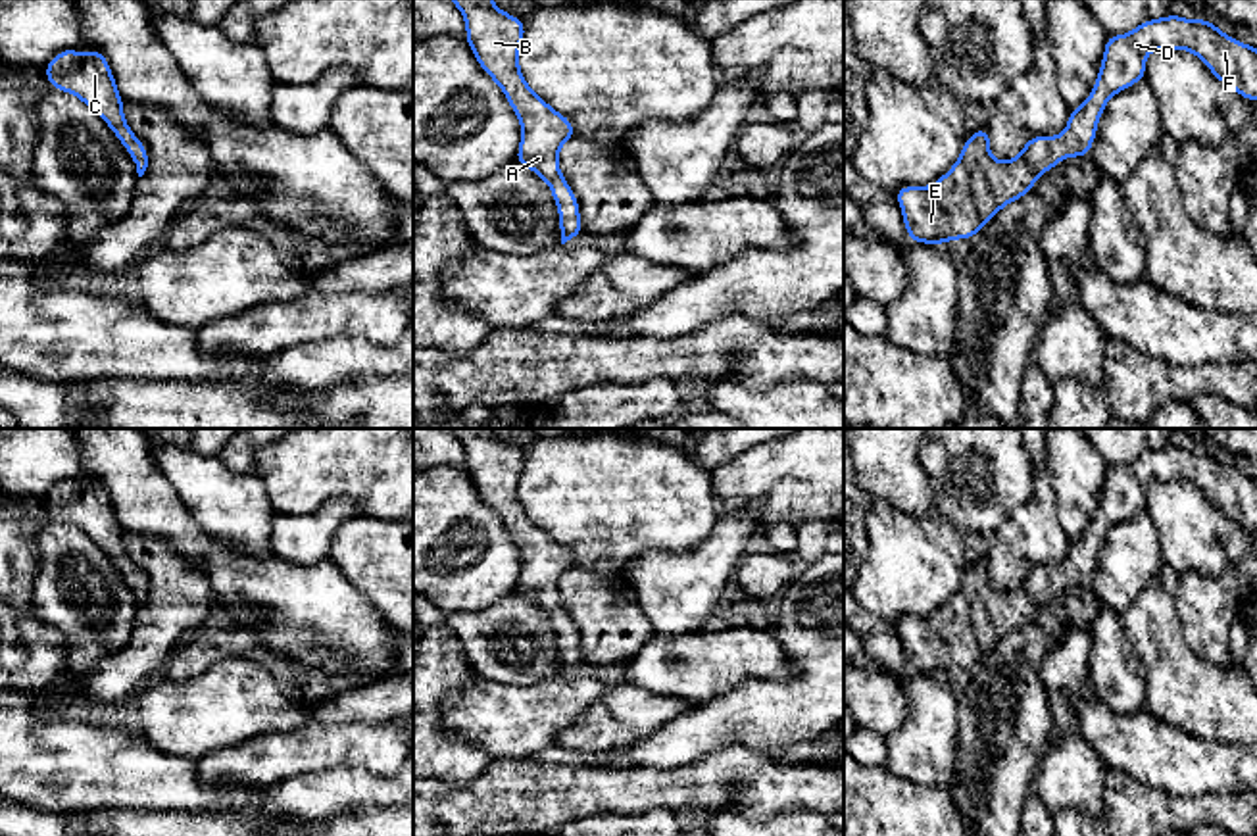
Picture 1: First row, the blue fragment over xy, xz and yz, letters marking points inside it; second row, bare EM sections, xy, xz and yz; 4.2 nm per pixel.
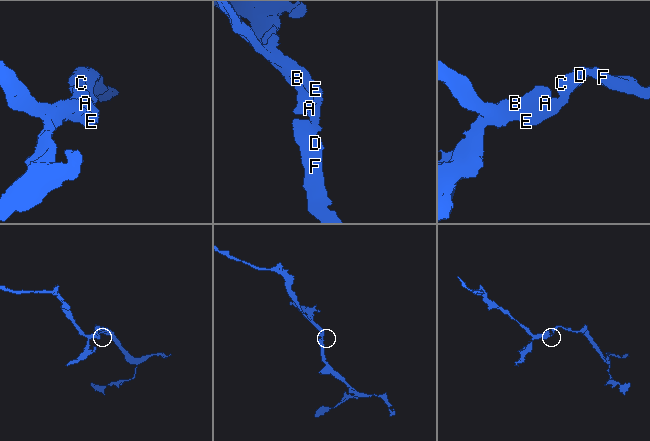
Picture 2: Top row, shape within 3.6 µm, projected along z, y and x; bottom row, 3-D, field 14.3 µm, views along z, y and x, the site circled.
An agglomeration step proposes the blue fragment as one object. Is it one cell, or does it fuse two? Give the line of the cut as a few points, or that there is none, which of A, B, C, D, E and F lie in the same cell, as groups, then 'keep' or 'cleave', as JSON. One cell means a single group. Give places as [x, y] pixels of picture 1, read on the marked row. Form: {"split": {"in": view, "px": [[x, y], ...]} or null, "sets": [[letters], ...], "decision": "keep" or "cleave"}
{"split": null, "sets": [["A", "B", "C", "D", "E", "F"]], "decision": "keep"}

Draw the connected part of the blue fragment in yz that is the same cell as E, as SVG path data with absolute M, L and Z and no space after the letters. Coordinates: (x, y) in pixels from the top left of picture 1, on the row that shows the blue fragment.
M1171 13L1167 17L1147 19L1130 33L1107 37L1097 81L1084 104L1071 110L1063 133L1053 138L1046 135L1028 138L1019 156L1011 161L998 161L990 154L988 127L978 129L969 135L959 160L934 184L900 186L896 200L901 208L909 240L942 246L955 238L969 240L978 234L1001 208L1028 194L1036 179L1044 171L1057 167L1063 158L1090 156L1092 142L1097 135L1097 121L1105 111L1107 100L1146 79L1146 58L1151 50L1188 50L1195 54L1220 83L1242 94L1247 102L1257 100L1257 48L1224 35L1215 23L1203 17L1192 21Z

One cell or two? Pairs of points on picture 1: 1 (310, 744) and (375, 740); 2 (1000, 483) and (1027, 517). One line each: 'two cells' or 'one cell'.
1: one cell
2: two cells

